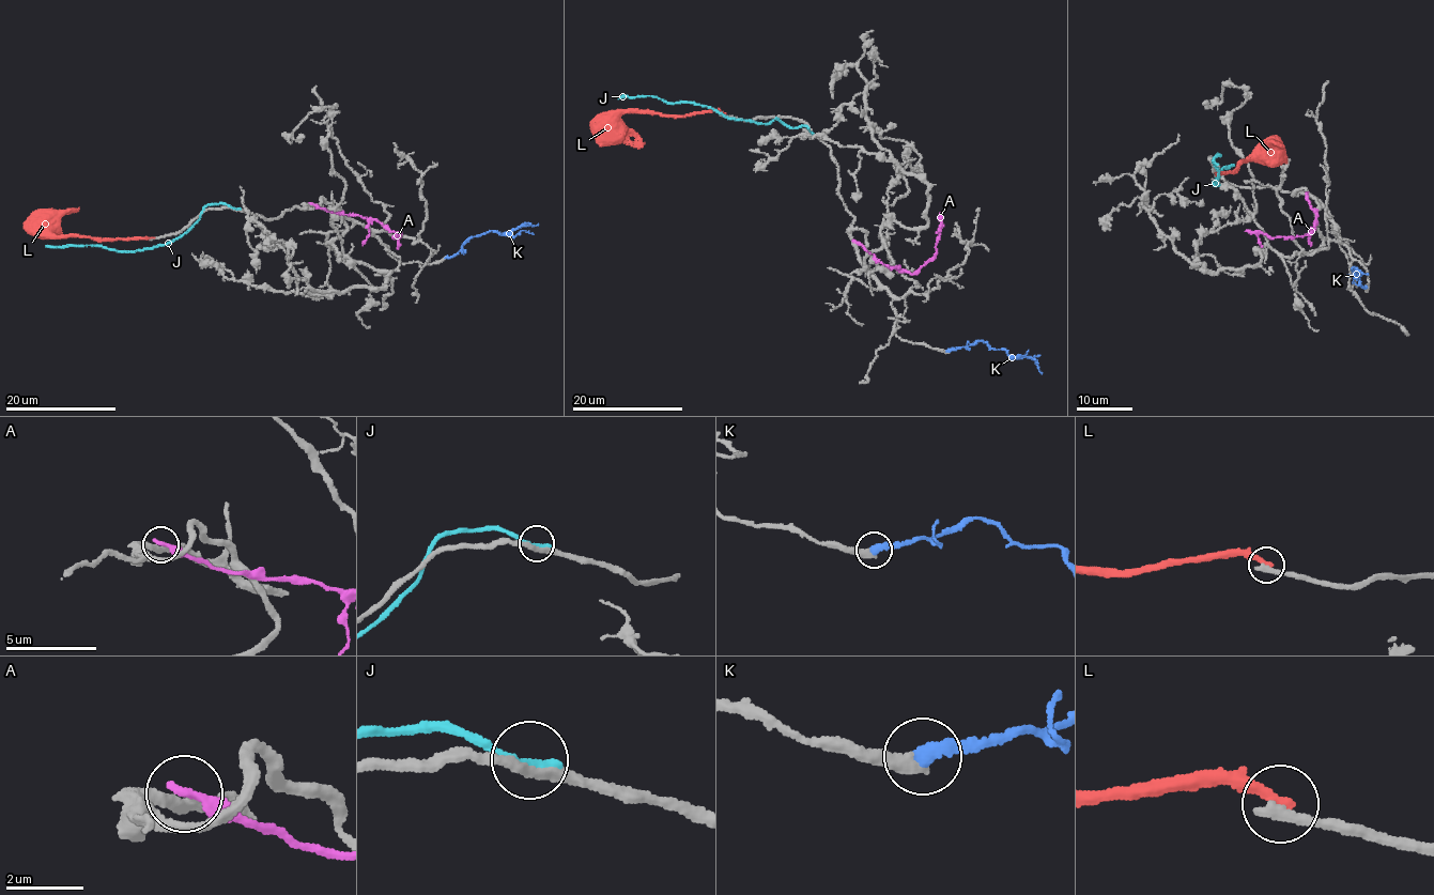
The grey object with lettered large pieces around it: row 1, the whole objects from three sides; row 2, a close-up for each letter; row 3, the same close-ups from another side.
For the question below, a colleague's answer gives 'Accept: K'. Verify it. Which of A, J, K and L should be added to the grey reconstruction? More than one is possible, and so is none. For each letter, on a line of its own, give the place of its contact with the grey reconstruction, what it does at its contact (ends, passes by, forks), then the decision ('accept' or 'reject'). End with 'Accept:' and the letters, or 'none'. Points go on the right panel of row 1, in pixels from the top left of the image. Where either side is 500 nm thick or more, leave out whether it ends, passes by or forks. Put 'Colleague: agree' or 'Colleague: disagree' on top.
Colleague: agree
A: contact (1306, 194); it ends; reject
J: contact (1216, 163); it ends; reject
K: contact (1366, 287); it ends; accept
L: contact (1218, 175); it ends; reject
Accept: K

